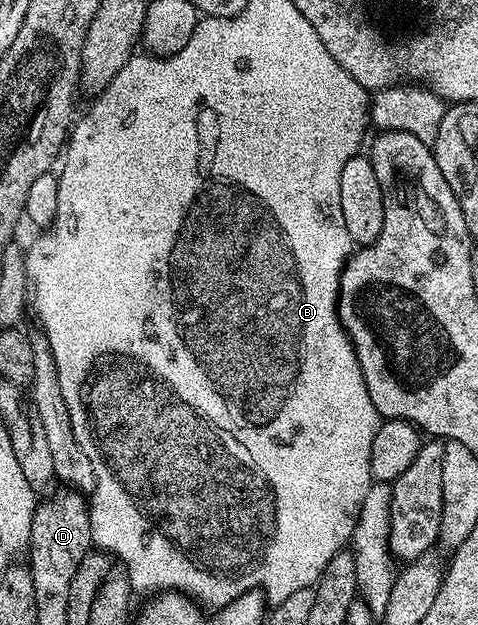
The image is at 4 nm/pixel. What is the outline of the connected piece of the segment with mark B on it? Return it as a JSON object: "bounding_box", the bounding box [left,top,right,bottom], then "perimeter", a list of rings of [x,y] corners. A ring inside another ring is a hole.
{"bounding_box":[25,16,383,608],"perimeter":[[[205,16],[205,17],[202,17],[202,18],[201,18],[201,19],[200,19],[200,21],[198,21],[198,24],[197,24],[197,27],[196,27],[196,28],[195,28],[195,32],[191,32],[191,40],[187,40],[187,44],[186,44],[186,45],[185,45],[185,47],[183,47],[183,48],[182,48],[182,49],[181,49],[181,51],[179,51],[179,53],[177,53],[177,54],[174,54],[174,55],[172,55],[172,56],[170,56],[170,57],[167,57],[167,58],[158,58],[158,57],[156,57],[156,56],[144,56],[144,57],[145,57],[145,58],[140,58],[140,56],[134,56],[134,57],[132,57],[132,58],[129,58],[129,59],[128,59],[128,60],[127,60],[127,64],[123,64],[123,68],[119,68],[119,72],[115,72],[115,80],[111,80],[111,84],[107,84],[107,88],[106,88],[106,89],[105,89],[105,91],[103,91],[103,93],[101,93],[101,94],[98,94],[98,95],[96,95],[96,97],[94,97],[94,98],[93,98],[93,99],[92,99],[92,101],[90,101],[90,102],[93,102],[93,103],[91,103],[91,104],[90,104],[90,106],[89,106],[89,111],[87,111],[87,112],[86,112],[86,114],[85,114],[85,115],[83,115],[83,116],[82,116],[82,118],[81,118],[81,115],[80,115],[80,117],[78,117],[78,118],[77,118],[77,119],[76,119],[76,122],[75,122],[75,125],[74,125],[74,126],[73,126],[73,127],[72,127],[72,130],[71,130],[71,133],[70,133],[70,134],[69,134],[69,135],[68,135],[68,138],[67,138],[67,149],[66,149],[66,150],[65,150],[65,151],[64,151],[64,154],[63,154],[63,162],[64,162],[64,158],[65,158],[65,167],[63,167],[63,168],[62,168],[62,170],[59,170],[59,177],[58,177],[58,179],[57,179],[57,187],[58,187],[58,188],[59,188],[59,208],[55,208],[55,220],[54,220],[54,221],[53,221],[53,222],[52,222],[52,224],[50,224],[50,225],[49,225],[49,227],[47,227],[47,229],[46,229],[46,230],[45,230],[45,231],[44,231],[44,232],[41,232],[41,233],[38,233],[38,234],[41,234],[41,235],[39,235],[39,236],[38,236],[38,238],[37,238],[37,239],[35,239],[35,240],[34,240],[34,242],[33,242],[33,247],[31,247],[31,248],[30,248],[30,247],[28,247],[28,250],[27,250],[27,253],[26,253],[26,255],[25,255],[25,263],[26,263],[26,264],[27,264],[27,276],[28,276],[28,277],[29,277],[29,281],[30,281],[30,283],[31,283],[31,310],[34,310],[34,312],[35,312],[35,313],[37,313],[37,318],[38,318],[38,320],[39,320],[39,321],[41,321],[41,326],[39,326],[39,330],[40,330],[40,333],[42,333],[42,334],[44,334],[44,335],[45,335],[45,338],[46,338],[46,339],[47,339],[47,341],[49,341],[49,347],[50,347],[50,348],[51,348],[51,352],[52,352],[52,353],[53,353],[53,355],[54,355],[54,356],[55,356],[55,364],[56,364],[56,365],[57,365],[57,371],[58,371],[58,372],[59,372],[59,388],[61,388],[61,389],[62,389],[62,390],[63,390],[63,404],[67,404],[67,416],[68,416],[68,417],[69,417],[69,420],[70,420],[70,422],[71,422],[71,428],[72,428],[72,429],[73,429],[73,435],[74,435],[74,436],[75,436],[75,440],[76,440],[76,441],[77,441],[77,445],[78,445],[78,446],[80,446],[80,447],[81,447],[81,451],[83,451],[83,452],[84,452],[84,453],[85,453],[85,455],[86,455],[86,456],[87,456],[87,460],[91,460],[91,468],[92,468],[92,469],[93,469],[93,471],[94,471],[94,472],[95,472],[95,480],[96,480],[96,481],[97,481],[97,489],[96,489],[96,491],[95,491],[95,493],[94,493],[94,494],[93,494],[93,495],[92,495],[92,498],[91,498],[91,517],[92,517],[92,519],[93,519],[93,546],[94,546],[94,547],[96,547],[96,549],[97,549],[97,550],[98,550],[98,551],[101,551],[101,552],[104,552],[104,553],[106,553],[106,554],[111,554],[111,555],[113,555],[113,557],[114,557],[114,558],[116,558],[116,559],[117,559],[117,561],[118,561],[118,562],[120,562],[120,563],[121,563],[121,565],[122,565],[122,566],[124,566],[124,567],[125,567],[125,571],[127,571],[127,572],[128,572],[128,573],[129,573],[129,582],[130,582],[130,583],[131,583],[131,585],[132,585],[132,586],[133,586],[133,589],[134,589],[134,591],[136,591],[136,593],[137,593],[137,594],[138,594],[138,595],[140,595],[140,594],[145,594],[145,595],[144,595],[144,596],[149,596],[149,595],[152,595],[152,594],[153,594],[153,593],[154,593],[154,592],[176,592],[176,593],[178,593],[178,594],[188,594],[188,595],[189,595],[189,597],[190,597],[190,598],[192,598],[192,599],[194,599],[194,600],[196,600],[196,601],[197,601],[197,602],[198,602],[198,603],[200,603],[200,605],[201,605],[201,606],[202,606],[202,607],[205,607],[205,608],[220,608],[220,607],[223,607],[223,606],[226,606],[226,605],[227,605],[227,604],[231,604],[231,603],[232,603],[232,602],[233,602],[233,601],[234,601],[234,600],[236,600],[236,598],[238,598],[238,597],[239,597],[239,596],[243,596],[243,595],[244,595],[244,594],[246,594],[246,592],[247,592],[247,591],[249,591],[249,590],[260,590],[260,591],[261,591],[261,593],[262,593],[262,594],[264,594],[264,595],[265,595],[265,600],[266,600],[266,603],[269,603],[269,604],[276,604],[276,603],[279,603],[279,602],[282,602],[282,601],[283,601],[283,600],[287,600],[287,596],[291,596],[291,595],[293,595],[293,594],[294,594],[294,593],[295,593],[295,592],[299,592],[299,588],[307,588],[307,587],[308,587],[308,586],[312,586],[312,587],[314,587],[314,586],[316,586],[316,584],[317,584],[317,581],[318,581],[318,580],[319,580],[319,576],[320,576],[320,575],[321,575],[321,573],[322,573],[322,572],[323,572],[323,568],[327,568],[327,560],[331,560],[331,556],[335,556],[335,555],[336,555],[336,554],[338,554],[338,552],[340,552],[340,551],[341,551],[341,550],[343,550],[343,549],[346,549],[346,547],[348,547],[348,546],[349,546],[349,545],[350,545],[350,542],[351,542],[351,539],[352,539],[352,536],[353,536],[353,533],[354,533],[354,532],[355,532],[355,524],[356,524],[356,521],[357,521],[357,520],[358,520],[358,519],[359,519],[359,512],[360,512],[360,508],[361,508],[361,507],[362,507],[362,505],[363,505],[363,498],[364,498],[364,497],[366,497],[366,496],[367,496],[367,490],[368,490],[368,488],[369,488],[369,486],[370,486],[370,485],[372,485],[372,484],[373,484],[373,483],[374,483],[374,481],[373,481],[373,477],[372,477],[372,476],[371,476],[371,440],[375,440],[375,432],[376,432],[376,431],[377,431],[377,427],[378,427],[378,426],[380,426],[380,425],[381,425],[381,423],[382,423],[382,421],[383,421],[383,419],[382,419],[382,417],[381,417],[381,415],[380,415],[380,414],[378,414],[378,413],[377,413],[377,409],[376,409],[376,408],[375,408],[375,404],[371,404],[371,392],[367,392],[367,384],[366,384],[366,383],[365,383],[365,381],[364,381],[364,380],[363,380],[363,372],[362,372],[362,371],[361,371],[361,369],[360,369],[360,368],[359,368],[359,360],[358,360],[358,359],[357,359],[357,357],[356,357],[356,356],[355,356],[355,352],[354,352],[354,351],[353,351],[353,343],[352,343],[352,342],[350,342],[350,340],[349,340],[349,336],[348,336],[348,334],[346,334],[346,333],[345,333],[345,330],[344,330],[344,329],[343,329],[343,328],[342,328],[342,327],[341,327],[341,318],[340,318],[340,317],[339,317],[339,316],[338,316],[338,315],[337,315],[337,296],[338,296],[338,294],[340,294],[340,292],[341,292],[341,269],[342,269],[342,268],[343,268],[343,267],[344,267],[344,266],[345,266],[345,264],[346,264],[346,262],[348,262],[348,261],[349,261],[349,259],[350,259],[350,257],[351,257],[351,251],[352,251],[352,250],[353,250],[353,249],[354,249],[354,246],[355,246],[355,243],[353,243],[353,241],[352,241],[352,240],[351,240],[351,236],[350,236],[350,235],[349,235],[349,233],[348,233],[348,232],[347,232],[347,224],[346,224],[346,223],[345,223],[345,222],[344,222],[344,220],[343,220],[343,208],[342,208],[342,207],[341,207],[341,205],[340,205],[340,204],[339,204],[339,176],[343,176],[343,175],[344,175],[344,174],[346,174],[346,172],[347,172],[347,167],[348,167],[348,166],[345,166],[345,165],[347,165],[347,164],[348,164],[348,162],[349,162],[349,161],[351,161],[351,160],[352,160],[352,158],[353,158],[353,157],[355,157],[355,156],[356,156],[356,154],[357,154],[357,149],[359,149],[359,148],[360,148],[360,146],[361,146],[361,133],[363,133],[363,132],[364,132],[364,130],[365,130],[365,125],[366,125],[366,126],[367,126],[367,127],[368,127],[368,126],[369,126],[369,125],[370,125],[370,122],[371,122],[371,119],[370,119],[370,117],[369,117],[369,104],[370,104],[370,101],[371,101],[371,94],[370,94],[370,91],[368,91],[368,90],[364,90],[364,89],[363,89],[363,87],[361,87],[361,86],[360,86],[360,85],[359,85],[359,83],[357,83],[357,82],[356,82],[356,81],[355,81],[355,79],[354,79],[354,78],[353,78],[353,77],[352,77],[352,76],[351,76],[351,75],[350,75],[350,74],[348,74],[348,73],[347,73],[347,72],[346,72],[346,71],[345,71],[345,70],[344,70],[344,69],[343,69],[343,68],[342,68],[342,67],[341,67],[341,66],[340,66],[340,64],[339,64],[339,63],[337,63],[337,61],[336,61],[336,60],[335,60],[335,56],[330,56],[330,58],[261,58],[261,50],[245,50],[245,34],[237,34],[237,26],[217,26],[217,18],[211,18],[211,17],[208,17],[208,16]]]}

